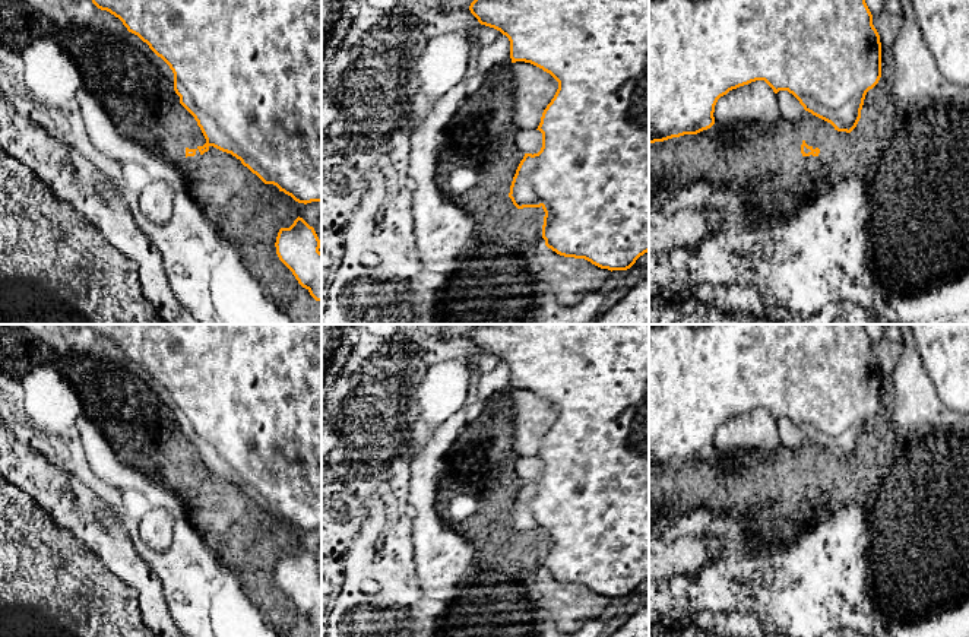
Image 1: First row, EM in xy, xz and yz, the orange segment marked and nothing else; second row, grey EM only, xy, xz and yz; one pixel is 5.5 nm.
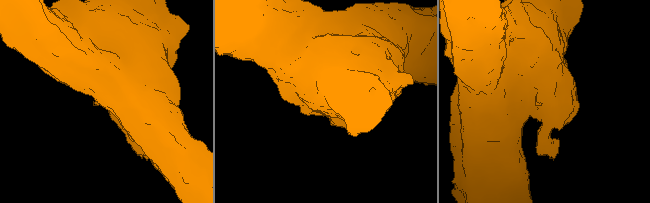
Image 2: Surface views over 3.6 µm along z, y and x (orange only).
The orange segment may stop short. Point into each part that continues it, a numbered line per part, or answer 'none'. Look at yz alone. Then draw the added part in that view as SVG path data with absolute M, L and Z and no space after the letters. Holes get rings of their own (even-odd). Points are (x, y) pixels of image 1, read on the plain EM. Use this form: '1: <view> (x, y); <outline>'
none

